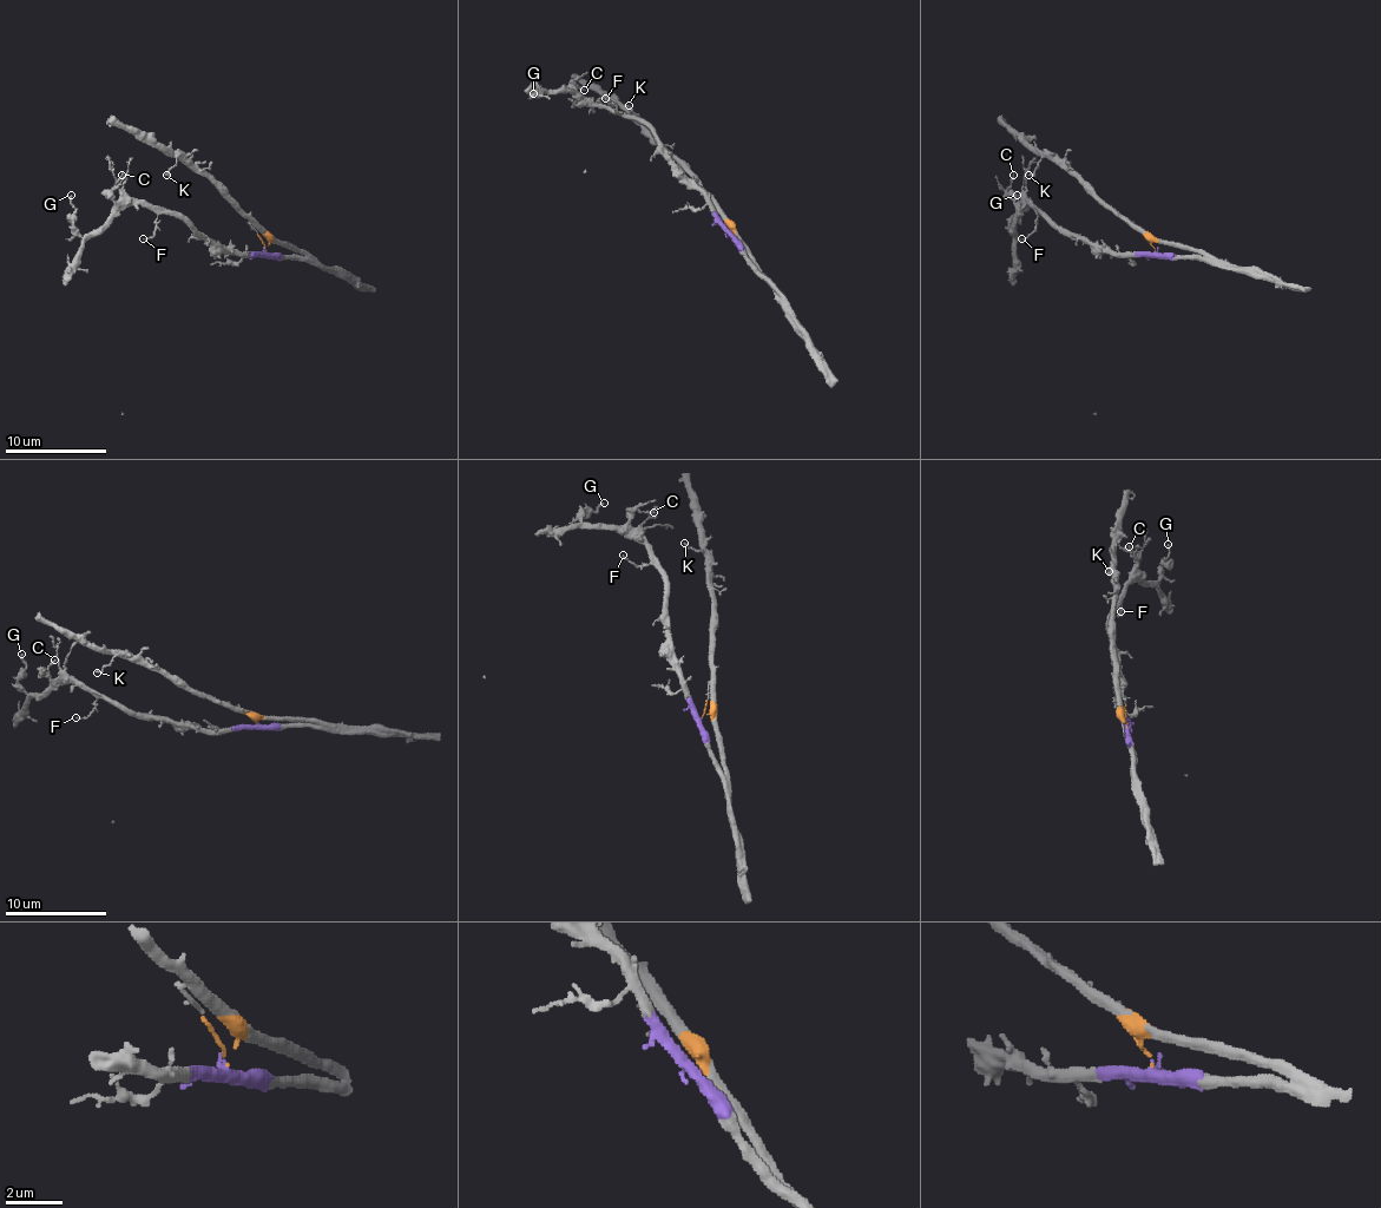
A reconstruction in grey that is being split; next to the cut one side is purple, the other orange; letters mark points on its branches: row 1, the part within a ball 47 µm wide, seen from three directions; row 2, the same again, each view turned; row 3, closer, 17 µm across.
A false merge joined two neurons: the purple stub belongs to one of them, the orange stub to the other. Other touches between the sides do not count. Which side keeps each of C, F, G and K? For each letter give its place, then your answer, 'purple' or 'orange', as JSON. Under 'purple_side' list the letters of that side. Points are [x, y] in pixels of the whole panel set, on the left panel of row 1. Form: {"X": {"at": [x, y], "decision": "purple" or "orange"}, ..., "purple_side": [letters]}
{"C": {"at": [122, 175], "decision": "purple"}, "F": {"at": [143, 238], "decision": "purple"}, "G": {"at": [71, 195], "decision": "purple"}, "K": {"at": [166, 175], "decision": "orange"}, "purple_side": ["C", "F", "G"]}

